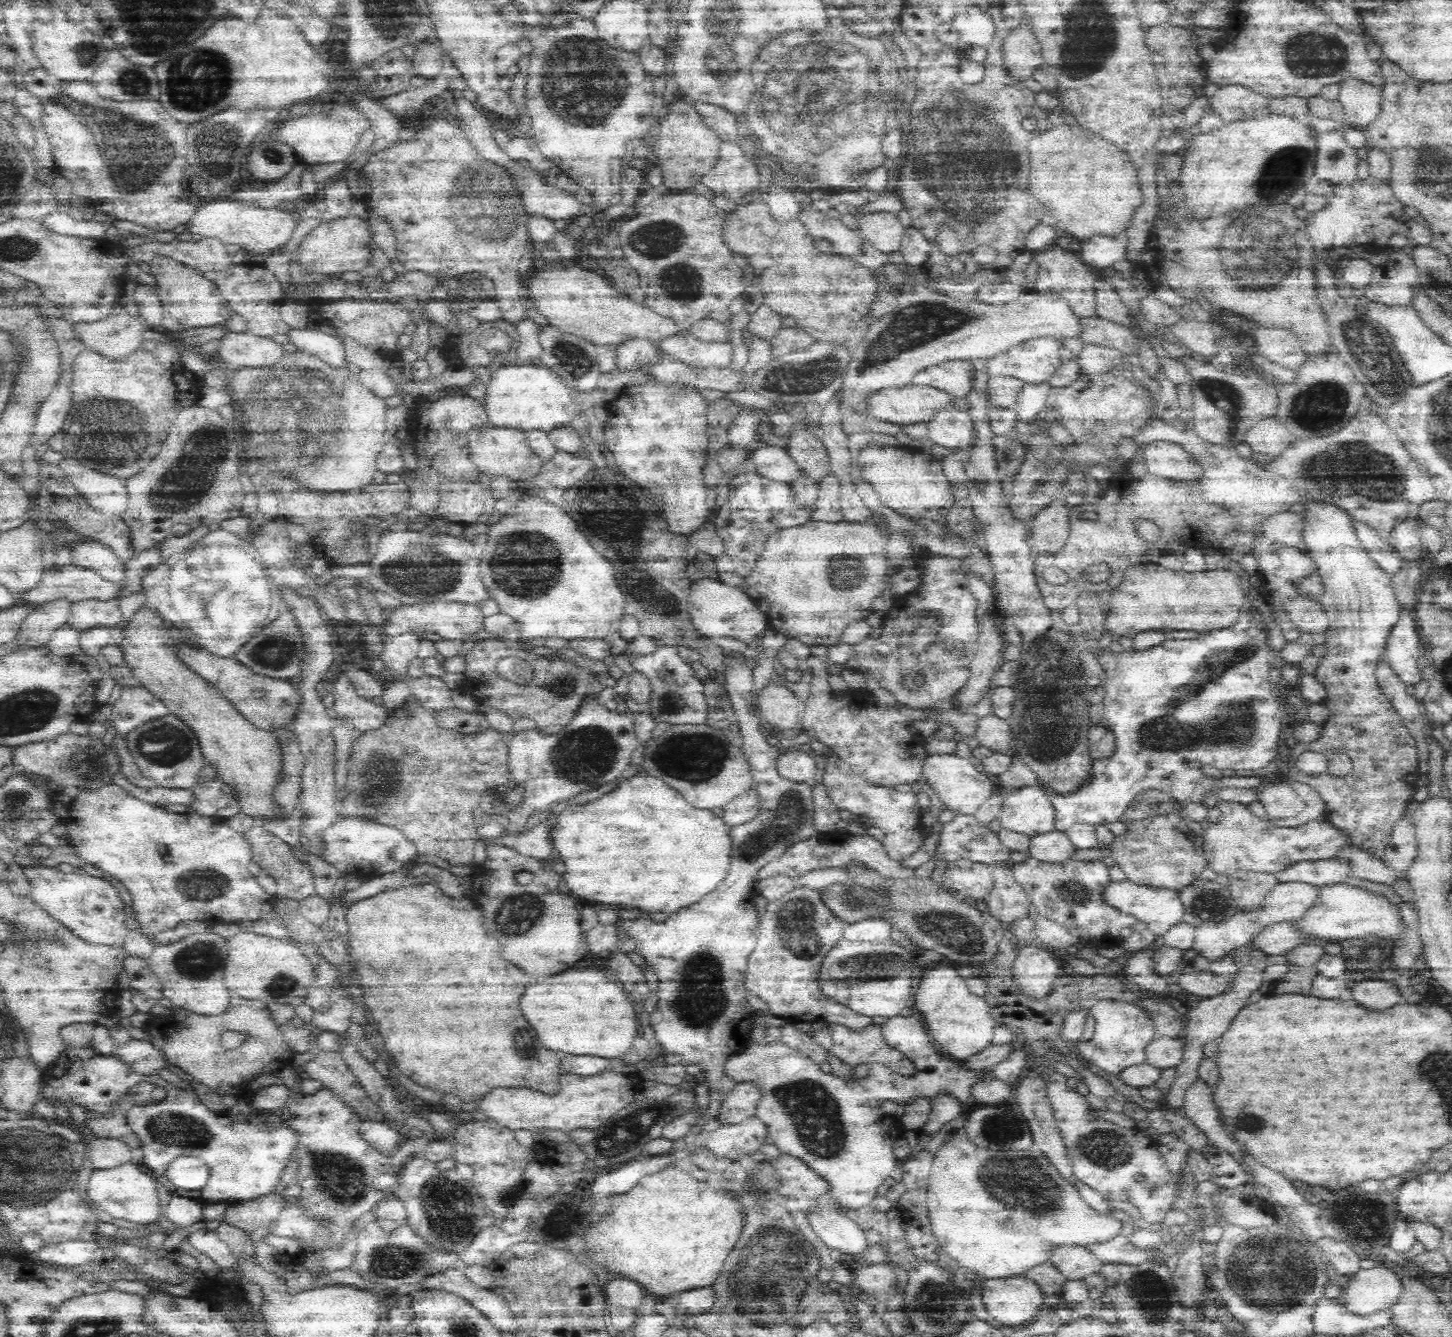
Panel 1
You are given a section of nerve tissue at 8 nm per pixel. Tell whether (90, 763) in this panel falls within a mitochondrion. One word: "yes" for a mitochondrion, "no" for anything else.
yes

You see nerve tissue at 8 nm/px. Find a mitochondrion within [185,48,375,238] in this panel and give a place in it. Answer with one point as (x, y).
(213, 139)

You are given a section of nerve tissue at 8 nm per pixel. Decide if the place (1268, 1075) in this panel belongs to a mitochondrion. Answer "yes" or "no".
no

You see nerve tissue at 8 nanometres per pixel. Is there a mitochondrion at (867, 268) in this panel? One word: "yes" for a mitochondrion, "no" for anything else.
no

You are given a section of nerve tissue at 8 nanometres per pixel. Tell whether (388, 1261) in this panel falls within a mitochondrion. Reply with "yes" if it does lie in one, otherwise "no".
yes

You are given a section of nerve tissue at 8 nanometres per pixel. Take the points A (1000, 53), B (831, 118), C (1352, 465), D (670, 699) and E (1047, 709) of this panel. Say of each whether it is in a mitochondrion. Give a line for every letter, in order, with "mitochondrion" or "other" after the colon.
A: other
B: mitochondrion
C: mitochondrion
D: mitochondrion
E: mitochondrion

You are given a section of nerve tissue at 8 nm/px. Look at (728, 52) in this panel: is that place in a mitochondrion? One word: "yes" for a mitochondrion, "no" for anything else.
yes

